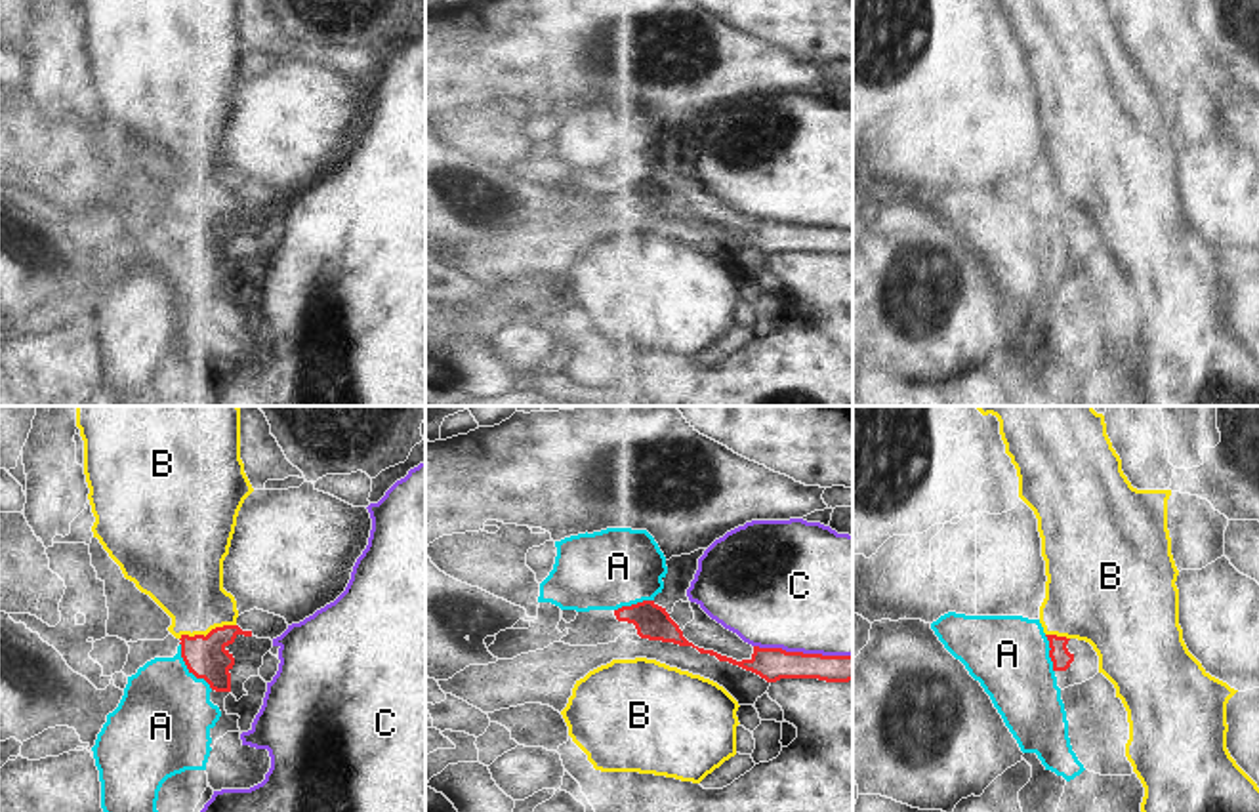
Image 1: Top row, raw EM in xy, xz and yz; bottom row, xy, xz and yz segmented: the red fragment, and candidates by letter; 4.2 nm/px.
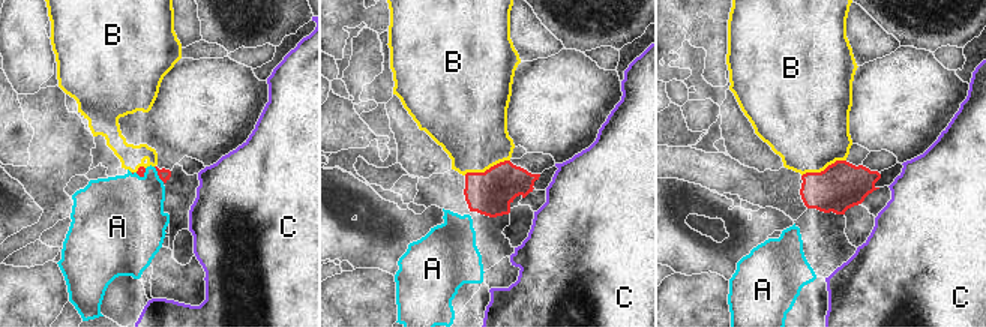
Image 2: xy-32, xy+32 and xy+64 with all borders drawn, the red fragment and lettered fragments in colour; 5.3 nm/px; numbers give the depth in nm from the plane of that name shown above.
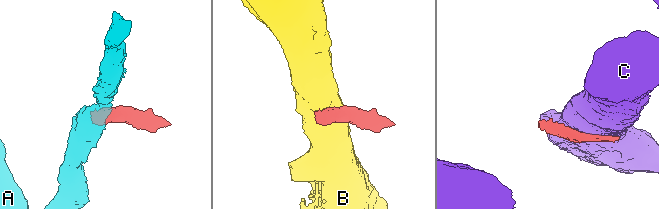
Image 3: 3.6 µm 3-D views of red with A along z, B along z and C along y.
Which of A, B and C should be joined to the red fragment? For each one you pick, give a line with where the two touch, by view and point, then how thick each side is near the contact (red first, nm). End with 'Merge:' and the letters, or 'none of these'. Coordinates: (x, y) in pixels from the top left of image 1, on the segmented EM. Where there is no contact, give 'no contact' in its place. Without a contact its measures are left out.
Merge: none of these

